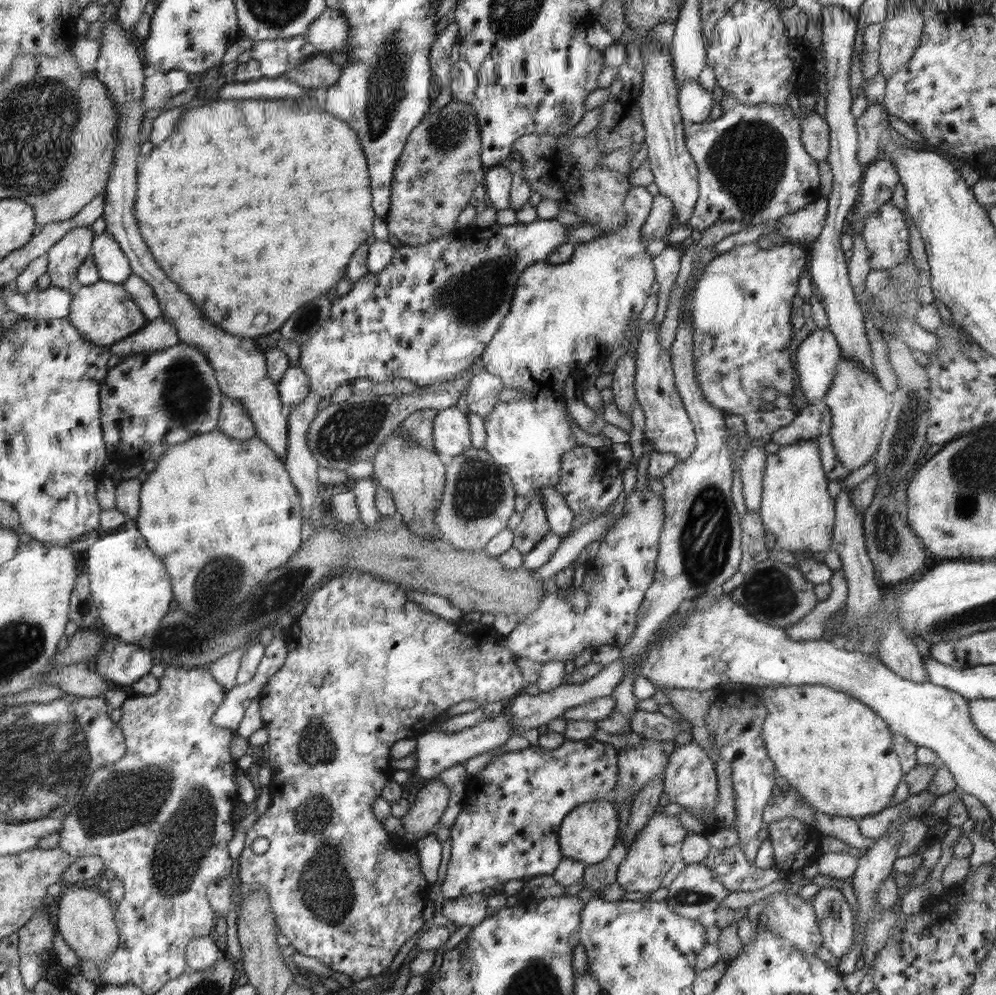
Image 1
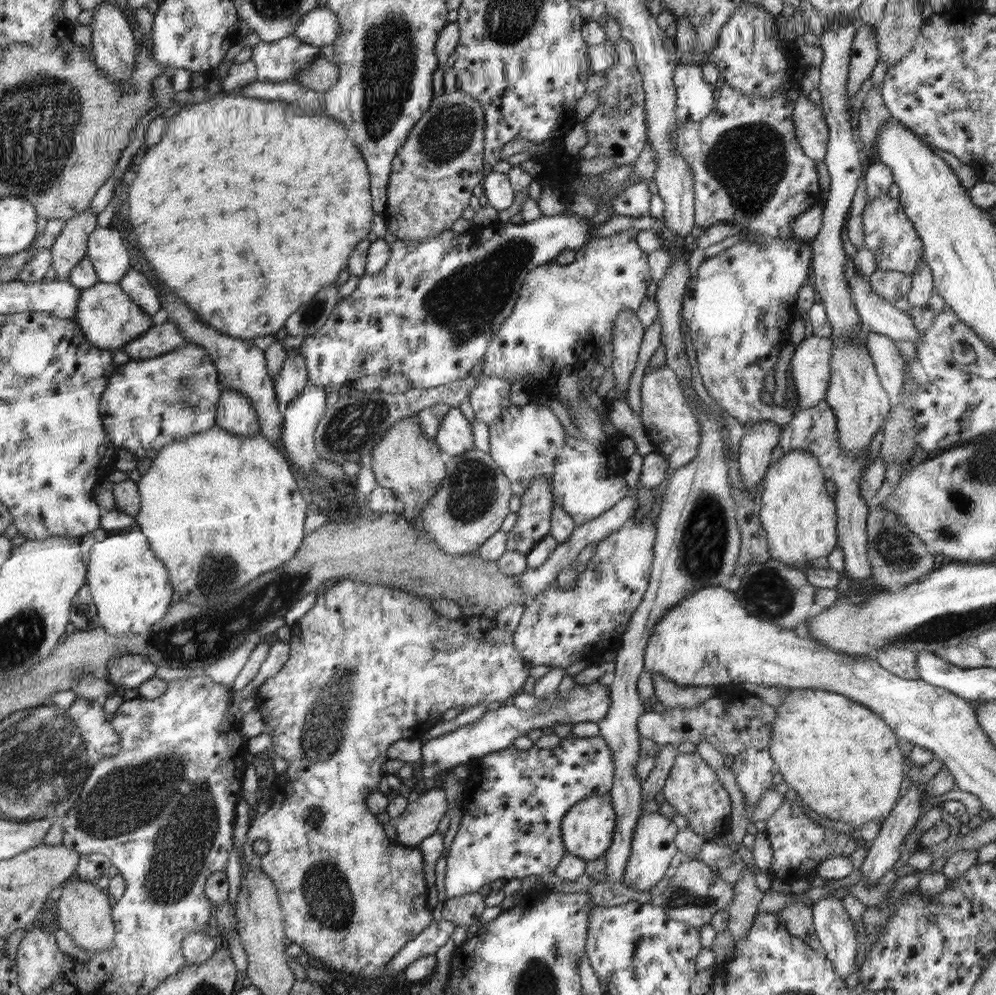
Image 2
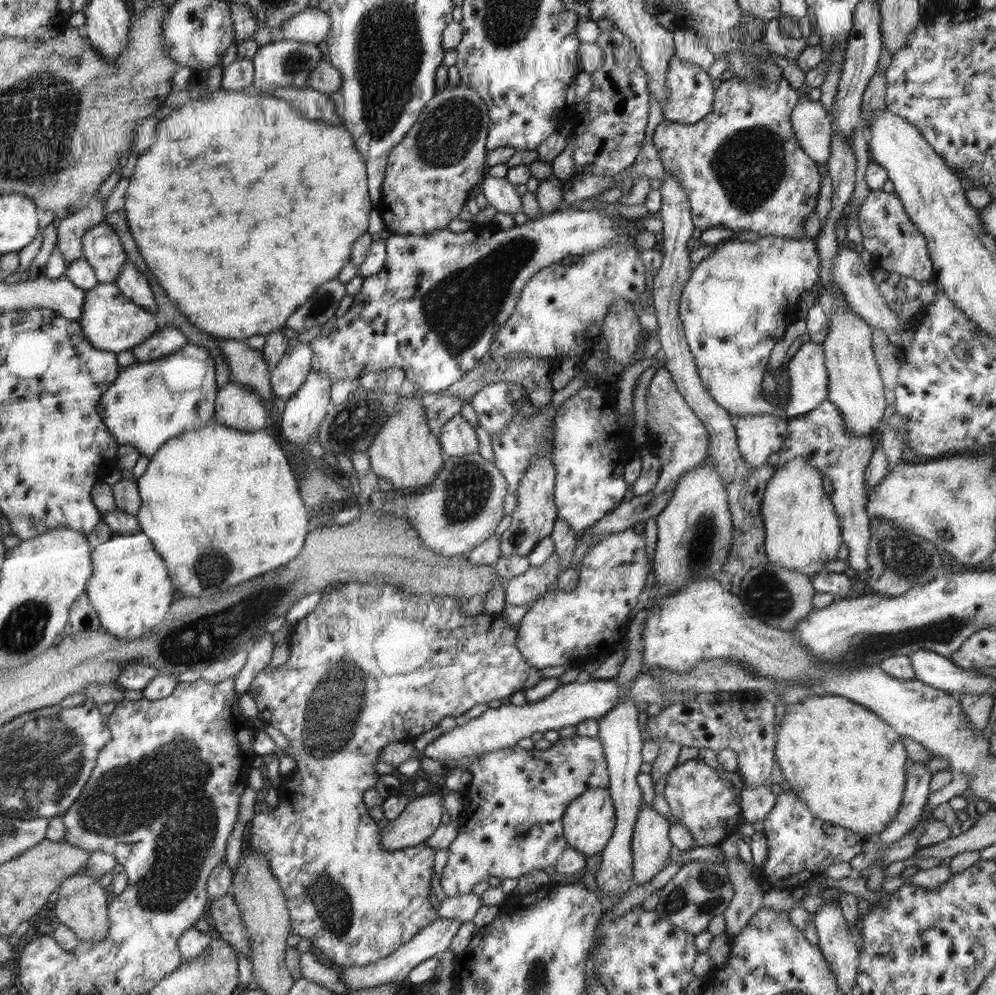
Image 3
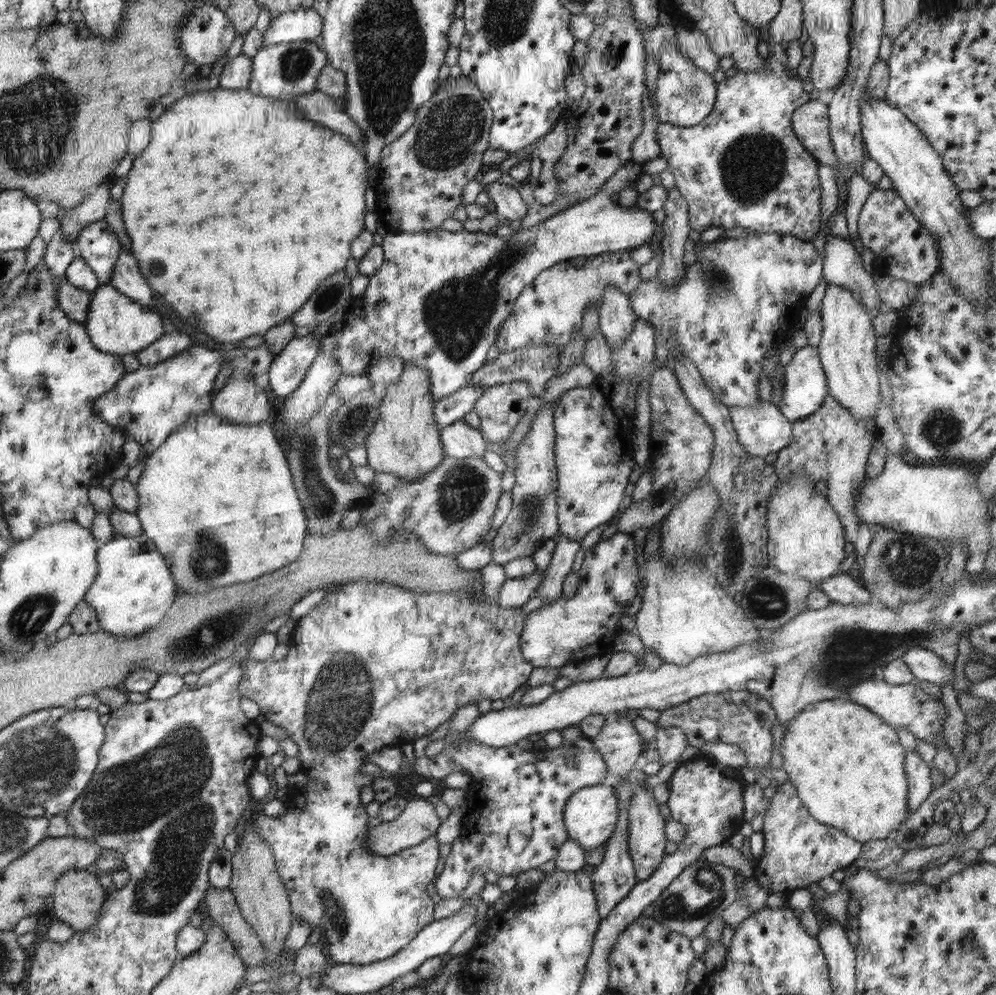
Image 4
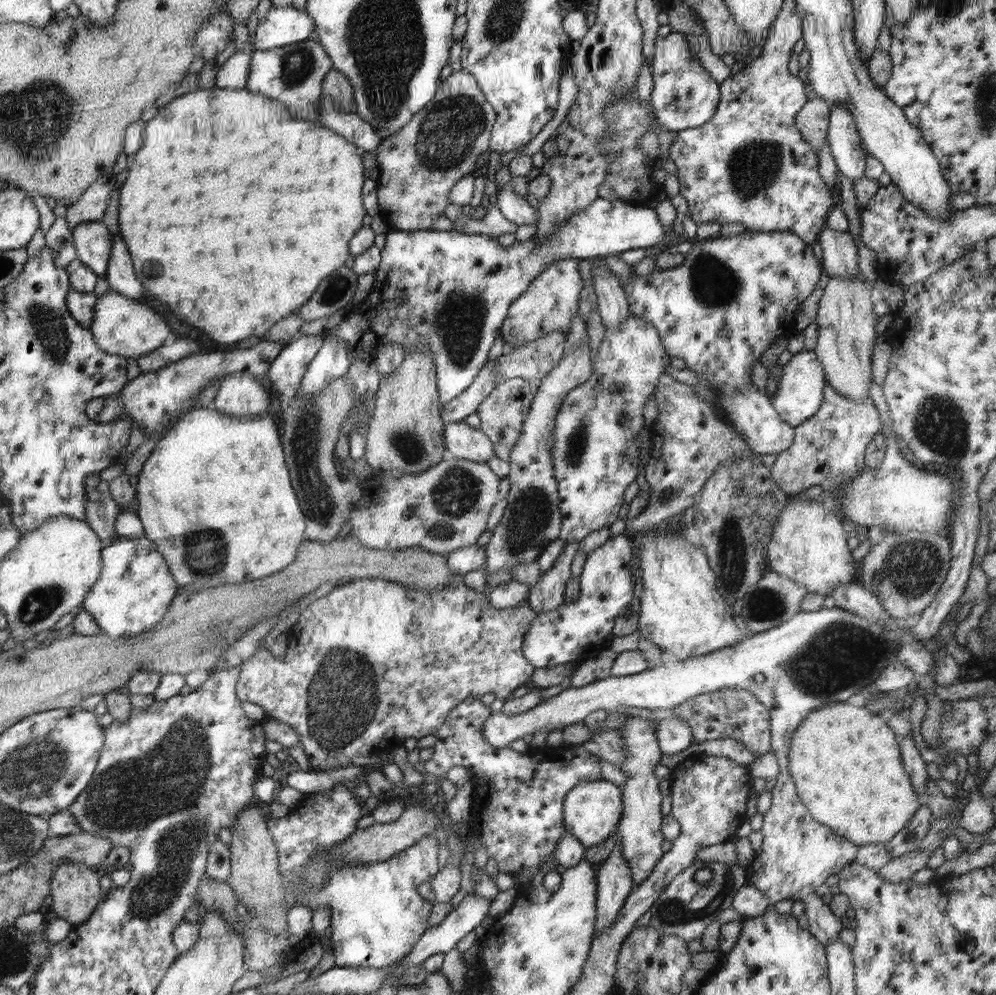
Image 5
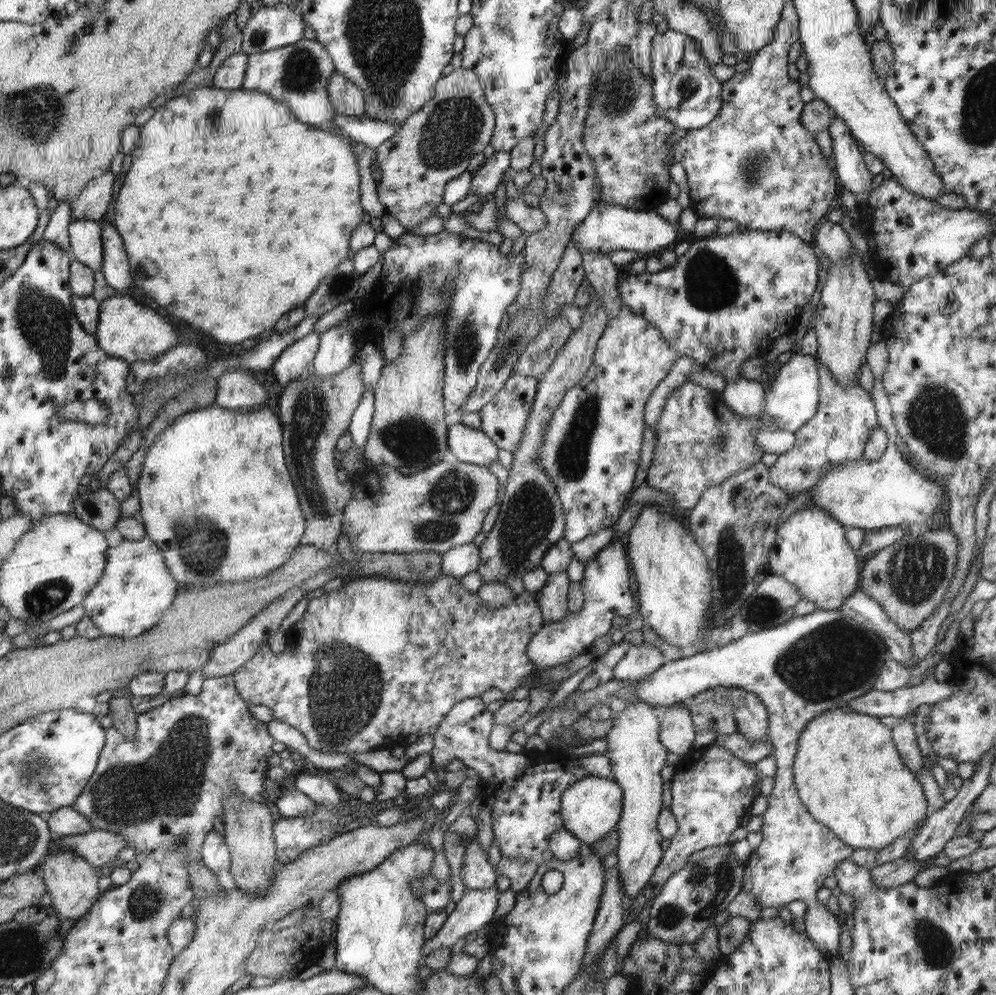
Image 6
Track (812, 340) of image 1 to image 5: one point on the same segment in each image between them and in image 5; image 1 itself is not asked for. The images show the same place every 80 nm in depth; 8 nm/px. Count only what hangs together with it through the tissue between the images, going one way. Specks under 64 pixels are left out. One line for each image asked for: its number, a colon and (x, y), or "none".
2: (811, 363)
3: (808, 374)
4: (805, 389)
5: (800, 393)

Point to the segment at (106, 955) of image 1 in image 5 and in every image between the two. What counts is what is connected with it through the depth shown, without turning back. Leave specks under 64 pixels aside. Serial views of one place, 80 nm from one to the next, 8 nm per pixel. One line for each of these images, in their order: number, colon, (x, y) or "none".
2: (84, 912)
3: (82, 906)
4: (78, 897)
5: (74, 889)

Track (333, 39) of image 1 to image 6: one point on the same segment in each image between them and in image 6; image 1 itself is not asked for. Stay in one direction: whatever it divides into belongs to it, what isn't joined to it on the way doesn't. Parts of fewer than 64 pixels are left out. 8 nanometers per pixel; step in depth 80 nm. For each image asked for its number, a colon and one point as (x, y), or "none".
2: (320, 27)
3: (312, 26)
4: (302, 25)
5: (280, 27)
6: (272, 27)

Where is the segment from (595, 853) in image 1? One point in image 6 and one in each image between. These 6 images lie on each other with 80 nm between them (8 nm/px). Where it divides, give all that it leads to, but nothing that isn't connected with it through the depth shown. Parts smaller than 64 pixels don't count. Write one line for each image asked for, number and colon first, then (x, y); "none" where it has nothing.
2: (588, 829)
3: (589, 822)
4: (592, 813)
5: (592, 811)
6: (591, 808)

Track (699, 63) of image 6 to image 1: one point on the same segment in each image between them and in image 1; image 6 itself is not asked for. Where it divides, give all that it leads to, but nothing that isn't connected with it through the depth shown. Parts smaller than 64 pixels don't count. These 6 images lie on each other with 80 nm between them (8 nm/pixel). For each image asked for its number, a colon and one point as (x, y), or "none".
1: (695, 103)
2: (695, 98)
3: (692, 91)
4: (685, 94)
5: (684, 95)

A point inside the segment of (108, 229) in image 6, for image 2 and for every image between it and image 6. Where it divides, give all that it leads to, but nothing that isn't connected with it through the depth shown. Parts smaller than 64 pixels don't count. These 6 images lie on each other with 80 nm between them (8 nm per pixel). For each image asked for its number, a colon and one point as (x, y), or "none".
2: (136, 284)
3: (134, 285)
4: (127, 277)
5: (121, 276)

